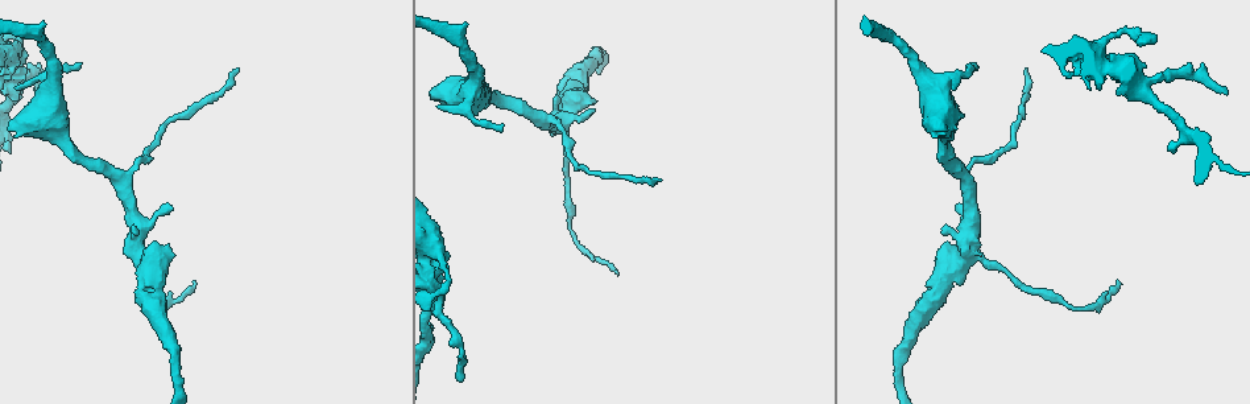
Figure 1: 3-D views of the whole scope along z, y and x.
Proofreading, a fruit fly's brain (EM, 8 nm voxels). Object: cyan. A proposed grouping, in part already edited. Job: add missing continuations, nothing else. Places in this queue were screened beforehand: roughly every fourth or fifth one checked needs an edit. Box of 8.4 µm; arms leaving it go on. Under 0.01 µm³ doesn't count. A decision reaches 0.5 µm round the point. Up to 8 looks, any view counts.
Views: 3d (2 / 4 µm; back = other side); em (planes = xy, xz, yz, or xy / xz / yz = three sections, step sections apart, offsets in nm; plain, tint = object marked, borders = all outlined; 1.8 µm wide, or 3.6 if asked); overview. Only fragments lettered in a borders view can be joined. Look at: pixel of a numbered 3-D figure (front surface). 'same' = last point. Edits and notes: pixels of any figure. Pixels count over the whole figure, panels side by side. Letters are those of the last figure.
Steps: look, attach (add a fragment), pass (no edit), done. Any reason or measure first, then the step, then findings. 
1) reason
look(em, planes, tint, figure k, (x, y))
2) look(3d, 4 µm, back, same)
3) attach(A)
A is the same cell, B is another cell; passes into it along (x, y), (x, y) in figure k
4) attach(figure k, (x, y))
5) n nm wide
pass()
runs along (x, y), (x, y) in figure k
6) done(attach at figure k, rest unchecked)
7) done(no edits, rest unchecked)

free end
look(em, 3.6 µm, planes, borders, figure 1, (1227, 93))

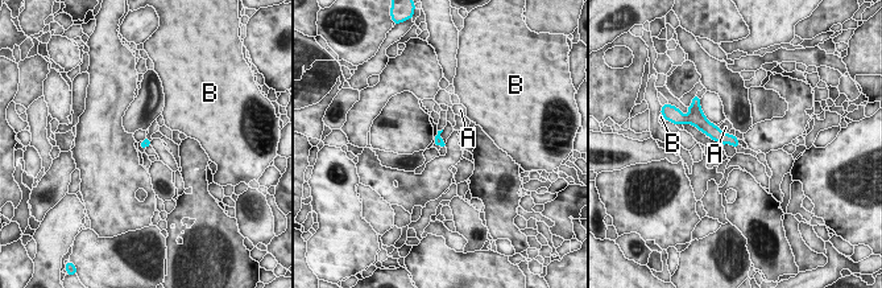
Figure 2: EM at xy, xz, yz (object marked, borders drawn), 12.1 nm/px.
A touches over 140 nm
pass()
A and B are other cells; no lettered fragment goes on from it

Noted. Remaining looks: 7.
look(em, planes, borders, figure 1, (500, 131))

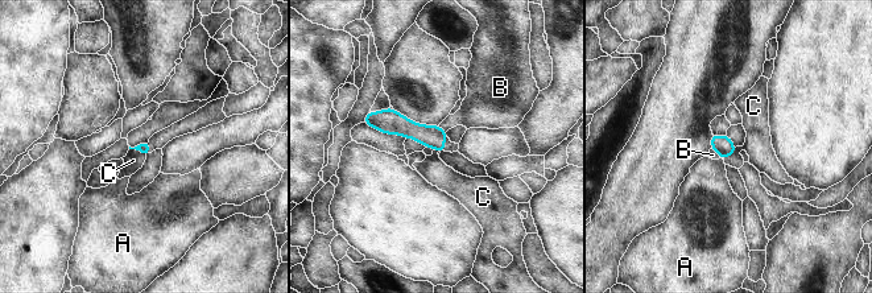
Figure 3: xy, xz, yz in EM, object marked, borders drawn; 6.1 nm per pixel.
pass()
A, B and C are other cells; border along (129, 148), (135, 148), (145, 156) in figure 3; no lettered fragment goes on from it

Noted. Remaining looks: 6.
look(em, planes, borders, figure 1, (1026, 67))

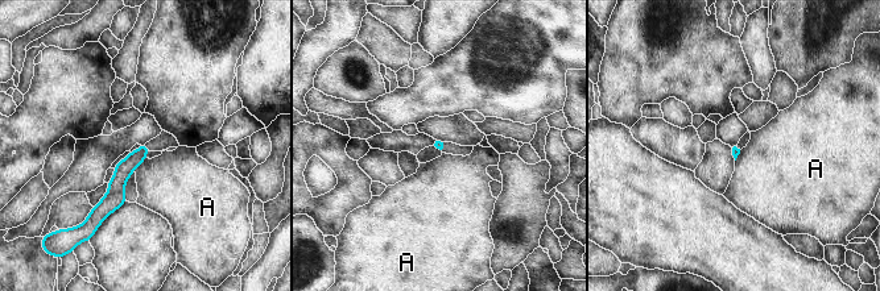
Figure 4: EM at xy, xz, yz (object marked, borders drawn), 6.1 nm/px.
A touches over 120 nm
pass()
A is another cell; runs along (143, 148), (103, 213) in figure 4; no lettered fragment goes on from it

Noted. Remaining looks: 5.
done(no edits, rest unchecked)

